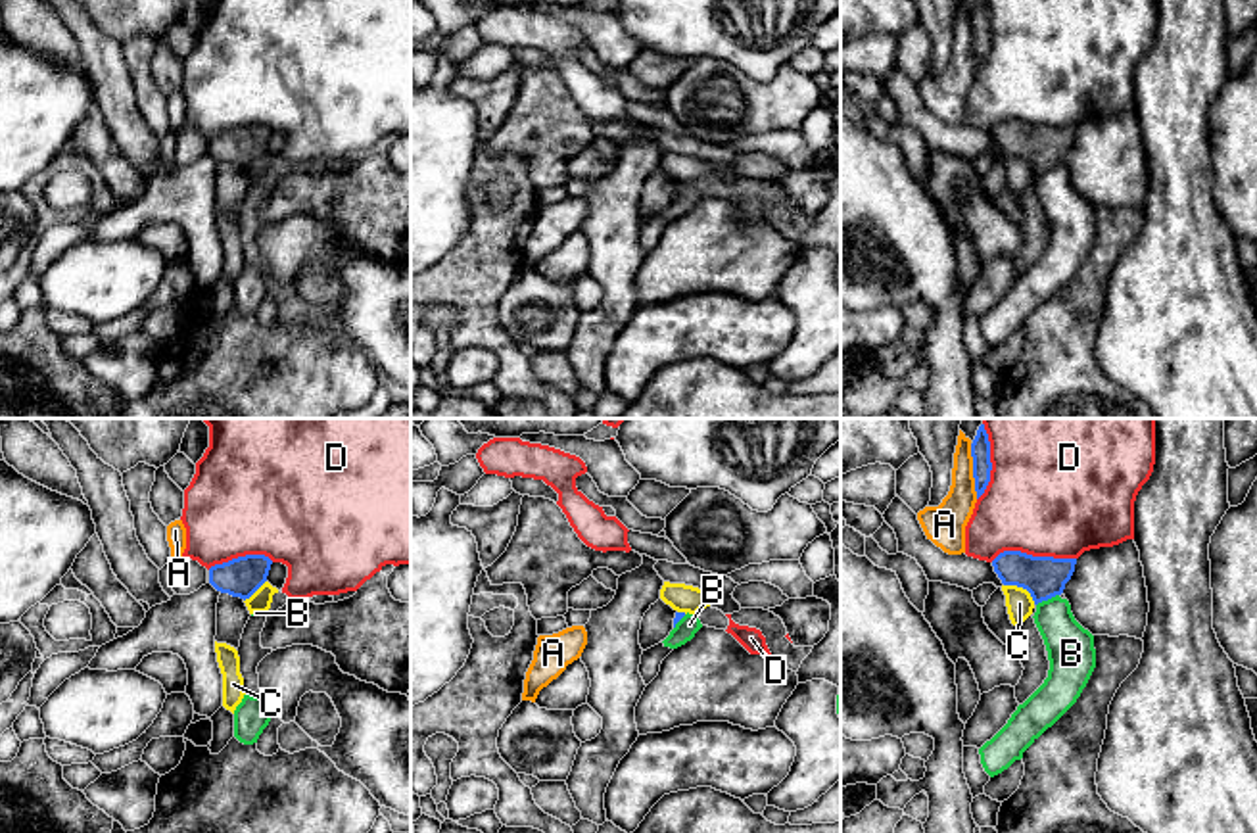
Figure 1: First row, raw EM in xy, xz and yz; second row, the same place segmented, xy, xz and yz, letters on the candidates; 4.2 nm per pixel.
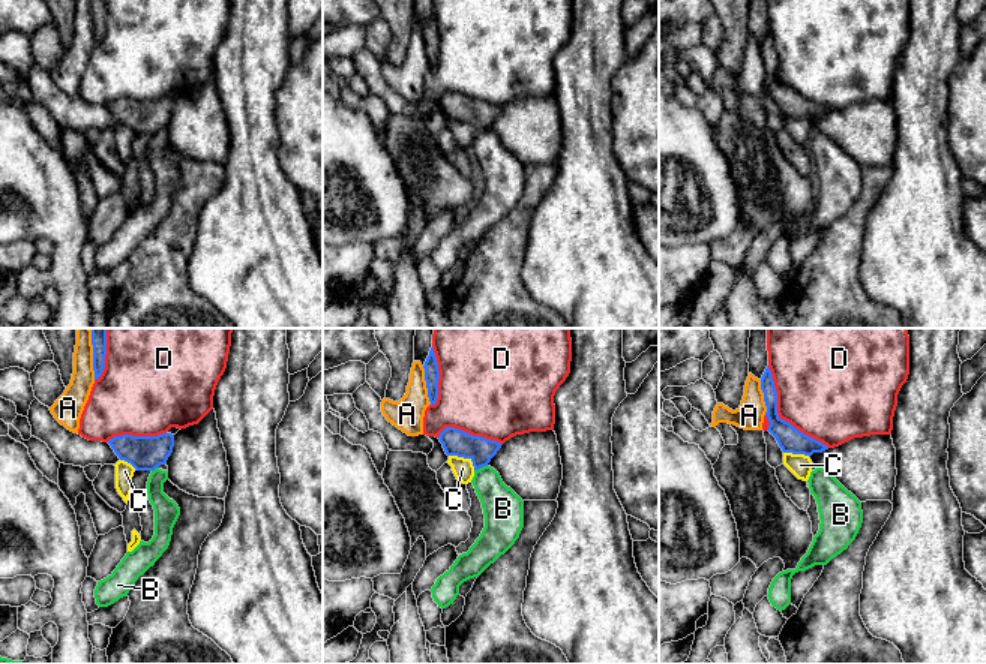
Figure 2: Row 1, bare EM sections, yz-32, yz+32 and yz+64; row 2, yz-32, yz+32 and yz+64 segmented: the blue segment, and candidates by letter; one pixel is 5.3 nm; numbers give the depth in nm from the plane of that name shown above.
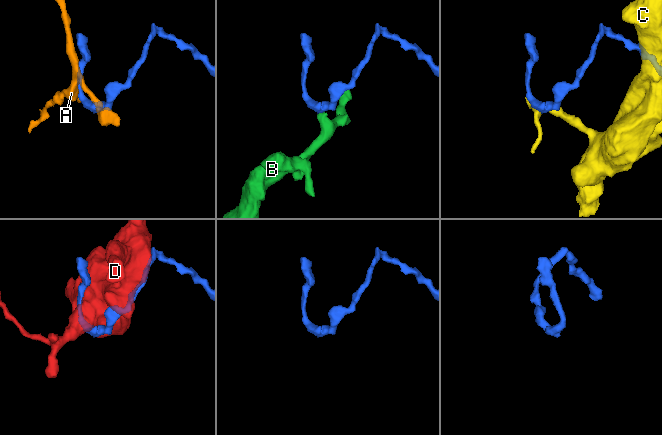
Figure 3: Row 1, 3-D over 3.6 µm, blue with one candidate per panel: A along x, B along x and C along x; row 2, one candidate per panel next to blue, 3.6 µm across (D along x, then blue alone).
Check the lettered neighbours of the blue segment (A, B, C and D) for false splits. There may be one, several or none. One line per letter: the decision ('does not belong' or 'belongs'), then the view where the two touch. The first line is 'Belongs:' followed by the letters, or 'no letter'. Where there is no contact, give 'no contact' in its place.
Belongs: no letter
A: does not belong | yz
B: does not belong | yz
C: does not belong | yz
D: does not belong | yz

